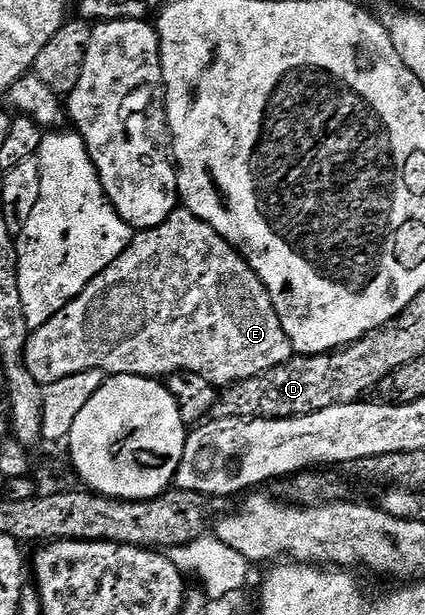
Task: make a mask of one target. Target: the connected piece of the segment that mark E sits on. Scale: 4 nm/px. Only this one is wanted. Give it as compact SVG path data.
M178 209L171 213L171 217L167 217L167 221L163 221L163 225L152 227L146 231L137 231L125 252L115 261L111 261L111 265L107 265L101 273L95 276L78 296L74 297L65 308L55 313L41 328L30 330L29 340L25 346L25 364L31 377L35 377L35 381L42 385L88 371L104 371L109 377L115 375L168 377L174 375L176 371L190 371L199 373L199 377L207 377L207 381L212 383L228 385L243 381L247 377L255 377L280 363L286 363L293 358L294 354L287 333L283 333L279 313L275 313L271 293L267 293L267 289L255 273L255 269L251 269L251 265L243 258L240 251L229 244L222 235L215 233L215 229L211 229L211 225L207 221L195 217L195 213Z

